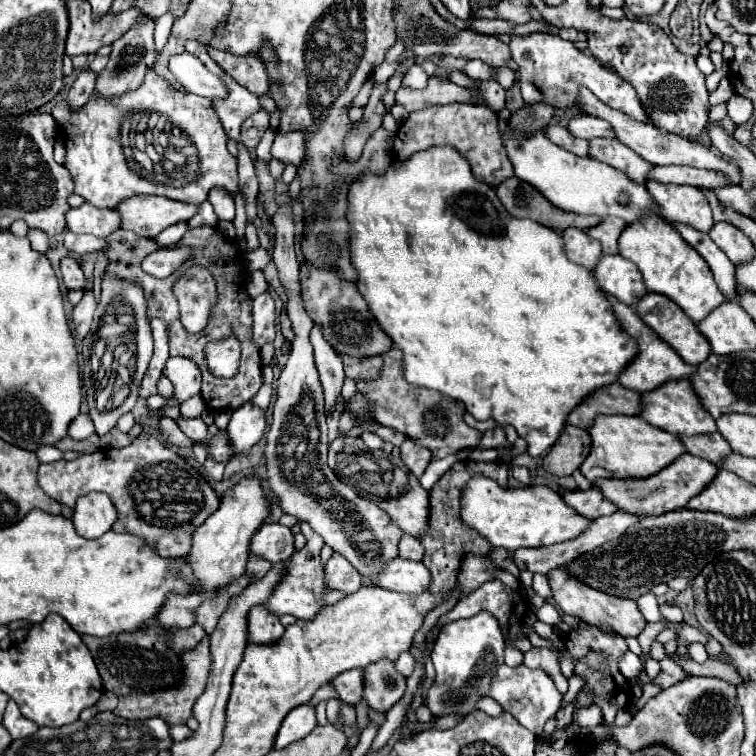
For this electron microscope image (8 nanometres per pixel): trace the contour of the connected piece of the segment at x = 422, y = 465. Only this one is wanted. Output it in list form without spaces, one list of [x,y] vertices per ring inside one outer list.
[[[405,439],[405,443],[401,445],[401,461],[419,479],[431,461],[431,453],[425,451],[425,447],[411,443],[411,439]]]

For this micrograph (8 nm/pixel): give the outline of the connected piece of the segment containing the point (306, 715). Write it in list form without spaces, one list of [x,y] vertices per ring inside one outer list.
[[[311,705],[295,707],[291,713],[287,713],[287,717],[281,723],[281,729],[275,737],[275,749],[281,749],[281,747],[309,735],[309,731],[313,731],[315,725],[317,725],[315,707],[311,707]]]

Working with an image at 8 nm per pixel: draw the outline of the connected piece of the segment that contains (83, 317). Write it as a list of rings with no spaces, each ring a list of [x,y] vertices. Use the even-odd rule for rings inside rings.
[[[89,291],[73,309],[73,325],[77,339],[85,339],[85,335],[89,333],[93,313],[95,313],[95,299],[93,299],[93,291]]]

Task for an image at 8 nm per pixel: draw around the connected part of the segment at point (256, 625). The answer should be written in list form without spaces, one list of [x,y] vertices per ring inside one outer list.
[[[253,607],[247,613],[247,641],[259,645],[277,643],[285,627],[279,623],[277,615],[267,613],[263,607]]]

